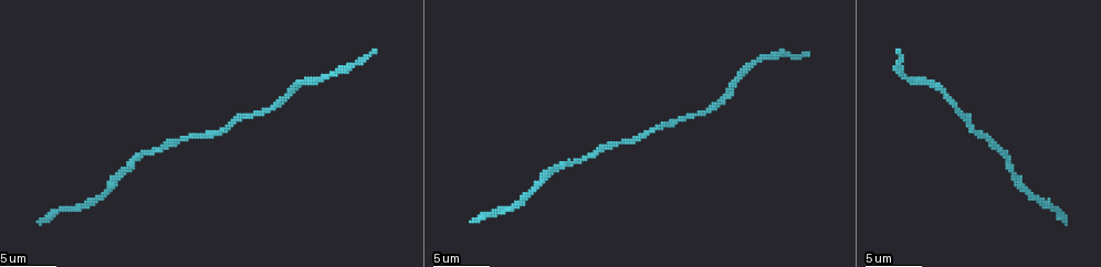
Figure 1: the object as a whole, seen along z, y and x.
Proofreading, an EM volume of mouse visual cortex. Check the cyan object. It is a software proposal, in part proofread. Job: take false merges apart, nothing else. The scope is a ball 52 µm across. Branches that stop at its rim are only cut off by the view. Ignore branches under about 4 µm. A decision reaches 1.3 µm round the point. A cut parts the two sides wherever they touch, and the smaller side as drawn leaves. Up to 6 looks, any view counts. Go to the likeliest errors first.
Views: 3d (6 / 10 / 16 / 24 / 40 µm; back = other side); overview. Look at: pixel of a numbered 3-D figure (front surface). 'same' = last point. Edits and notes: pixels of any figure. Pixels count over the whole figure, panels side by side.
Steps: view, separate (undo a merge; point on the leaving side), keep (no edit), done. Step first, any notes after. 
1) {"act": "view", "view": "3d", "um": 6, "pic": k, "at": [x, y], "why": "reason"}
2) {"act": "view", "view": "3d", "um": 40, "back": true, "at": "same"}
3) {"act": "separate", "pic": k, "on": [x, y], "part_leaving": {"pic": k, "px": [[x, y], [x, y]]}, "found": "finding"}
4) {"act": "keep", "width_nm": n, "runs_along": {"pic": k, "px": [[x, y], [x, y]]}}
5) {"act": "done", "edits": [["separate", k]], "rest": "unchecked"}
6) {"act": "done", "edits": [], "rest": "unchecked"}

{"act": "view", "view": "3d", "um": 10, "pic": 1, "at": [1025, 187], "why": "sudden change in width"}

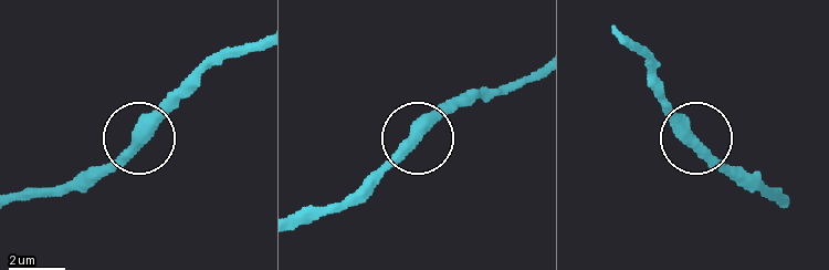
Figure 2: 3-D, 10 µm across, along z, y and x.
{"act": "view", "view": "3d", "um": 10, "back": true, "pic": 2, "at": [697, 146]}

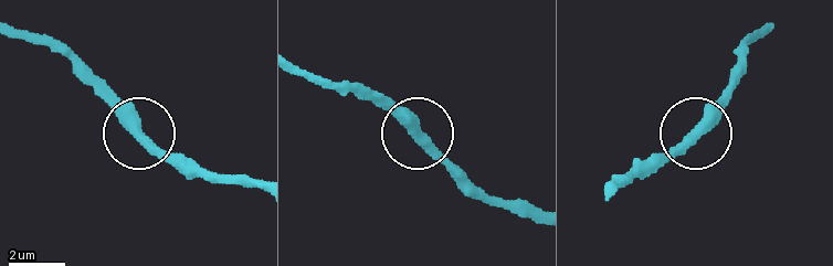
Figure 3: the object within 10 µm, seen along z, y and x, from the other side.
{"act": "keep", "runs_along": {"pic": 3, "px": [[18, 30], [61, 50], [179, 168]]}, "found": "all the same neuron"}

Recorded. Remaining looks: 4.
{"act": "view", "view": "3d", "um": 10, "pic": 1, "at": [679, 121], "why": "thick turns thin"}

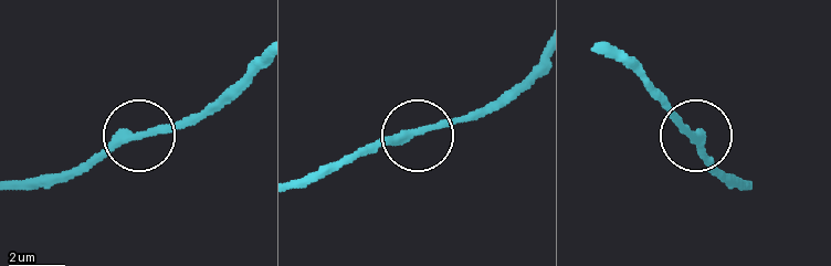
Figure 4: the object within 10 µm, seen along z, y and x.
{"act": "view", "view": "3d", "um": 10, "back": true, "pic": 4, "at": [137, 135]}

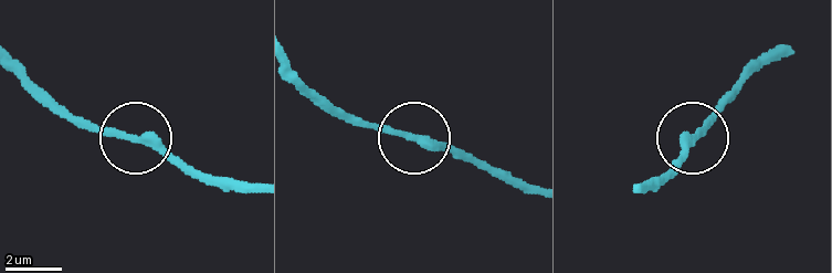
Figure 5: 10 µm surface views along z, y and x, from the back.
{"act": "keep", "runs_along": {"pic": 5, "px": [[231, 188], [176, 166], [148, 145], [64, 118]]}, "found": "one neuron here"}

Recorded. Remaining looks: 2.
{"act": "view", "view": "3d", "um": 6, "pic": 1, "at": [205, 137]}

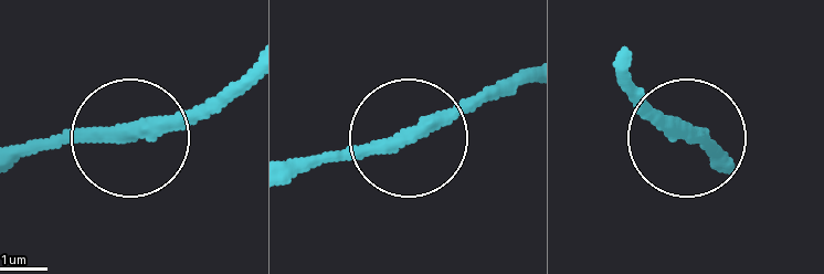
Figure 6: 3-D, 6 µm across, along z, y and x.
{"act": "view", "view": "3d", "um": 6, "back": true, "pic": 6, "at": [408, 136]}

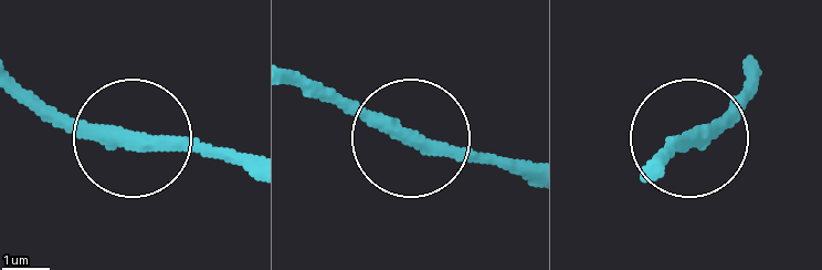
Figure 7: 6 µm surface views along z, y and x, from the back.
{"act": "keep", "side_arm_um": 21, "runs_along": {"pic": 7, "px": [[406, 142], [531, 162]]}, "found": "one neuron here"}

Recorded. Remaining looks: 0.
{"act": "done", "edits": [], "rest": "unchecked"}

